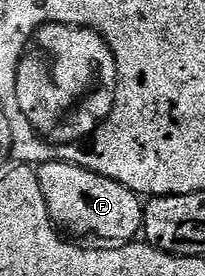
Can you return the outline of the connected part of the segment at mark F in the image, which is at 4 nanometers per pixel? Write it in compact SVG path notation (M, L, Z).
M58 161L40 164L35 178L39 181L39 197L45 202L45 214L58 228L77 235L94 235L94 240L109 245L124 245L142 234L143 203L131 189L77 164Z

